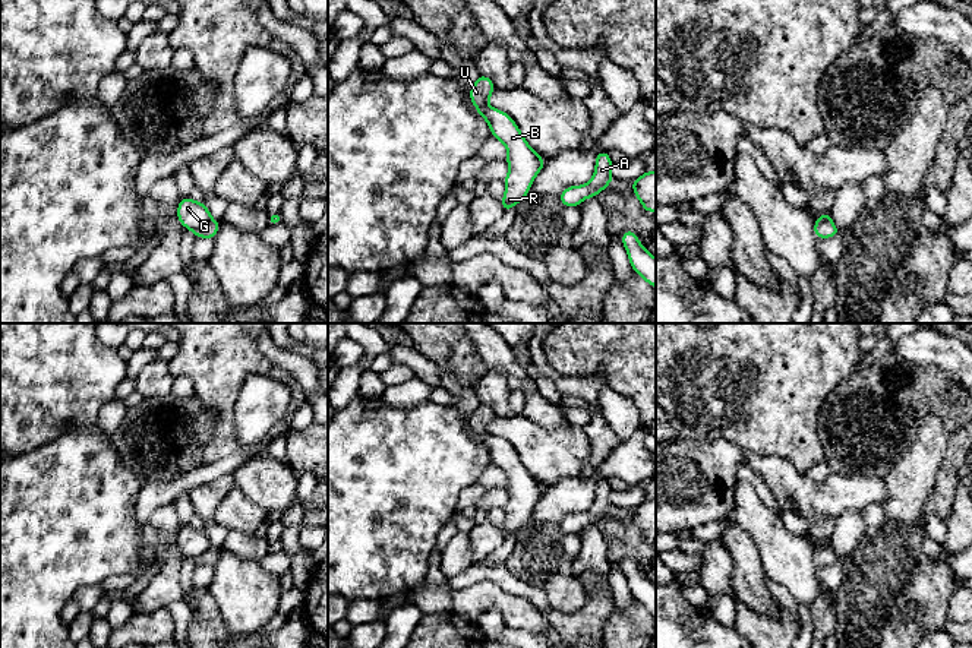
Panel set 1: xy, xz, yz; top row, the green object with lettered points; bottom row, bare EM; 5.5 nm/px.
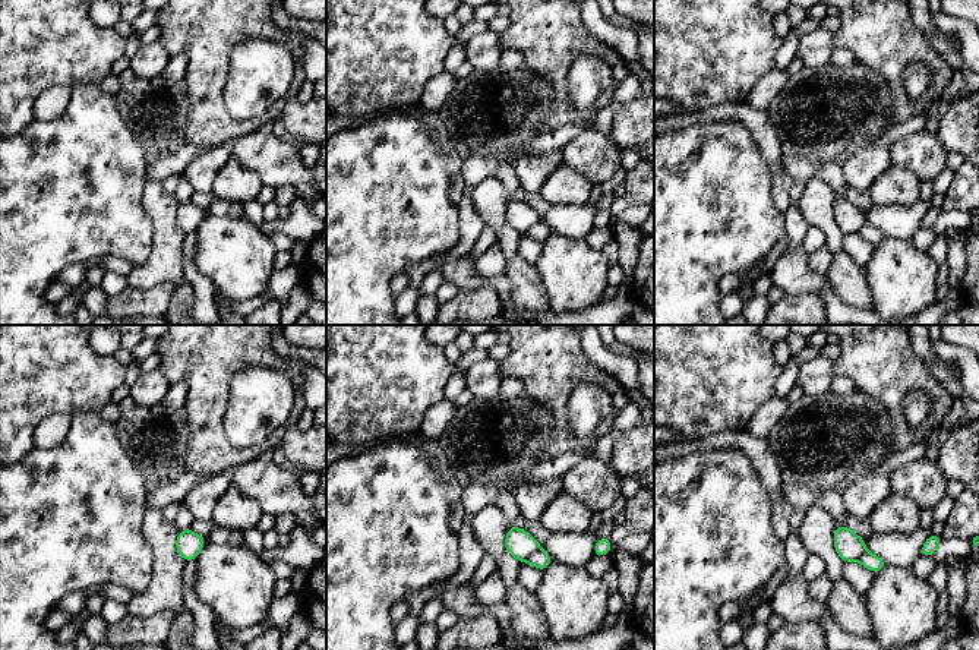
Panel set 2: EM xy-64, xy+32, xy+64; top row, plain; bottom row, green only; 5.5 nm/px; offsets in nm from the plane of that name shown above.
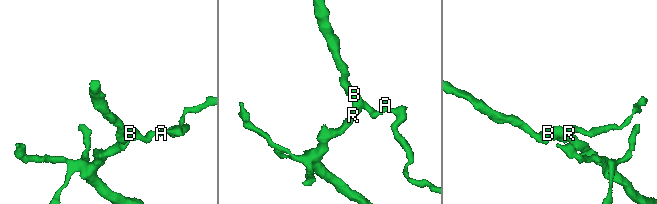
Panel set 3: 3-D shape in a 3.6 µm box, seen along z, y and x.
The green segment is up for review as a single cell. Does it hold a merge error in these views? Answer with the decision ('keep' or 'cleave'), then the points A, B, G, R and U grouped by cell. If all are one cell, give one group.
cleave; groups A / B G R U

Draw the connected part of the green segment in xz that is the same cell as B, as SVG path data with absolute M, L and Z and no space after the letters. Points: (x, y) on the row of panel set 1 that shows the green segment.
M479 75L477 82L470 89L470 99L490 126L490 135L499 139L508 151L506 164L509 173L505 177L505 196L501 200L504 212L523 200L540 171L539 155L523 137L515 121L505 113L487 105L487 98L493 94L493 82Z

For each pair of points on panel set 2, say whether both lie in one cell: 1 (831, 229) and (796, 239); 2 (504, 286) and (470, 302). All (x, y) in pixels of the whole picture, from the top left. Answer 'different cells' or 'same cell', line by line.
1: different cells
2: different cells

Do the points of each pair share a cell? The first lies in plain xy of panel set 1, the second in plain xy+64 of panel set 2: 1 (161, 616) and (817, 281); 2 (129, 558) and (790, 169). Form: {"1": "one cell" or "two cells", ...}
{"1": "two cells", "2": "two cells"}

